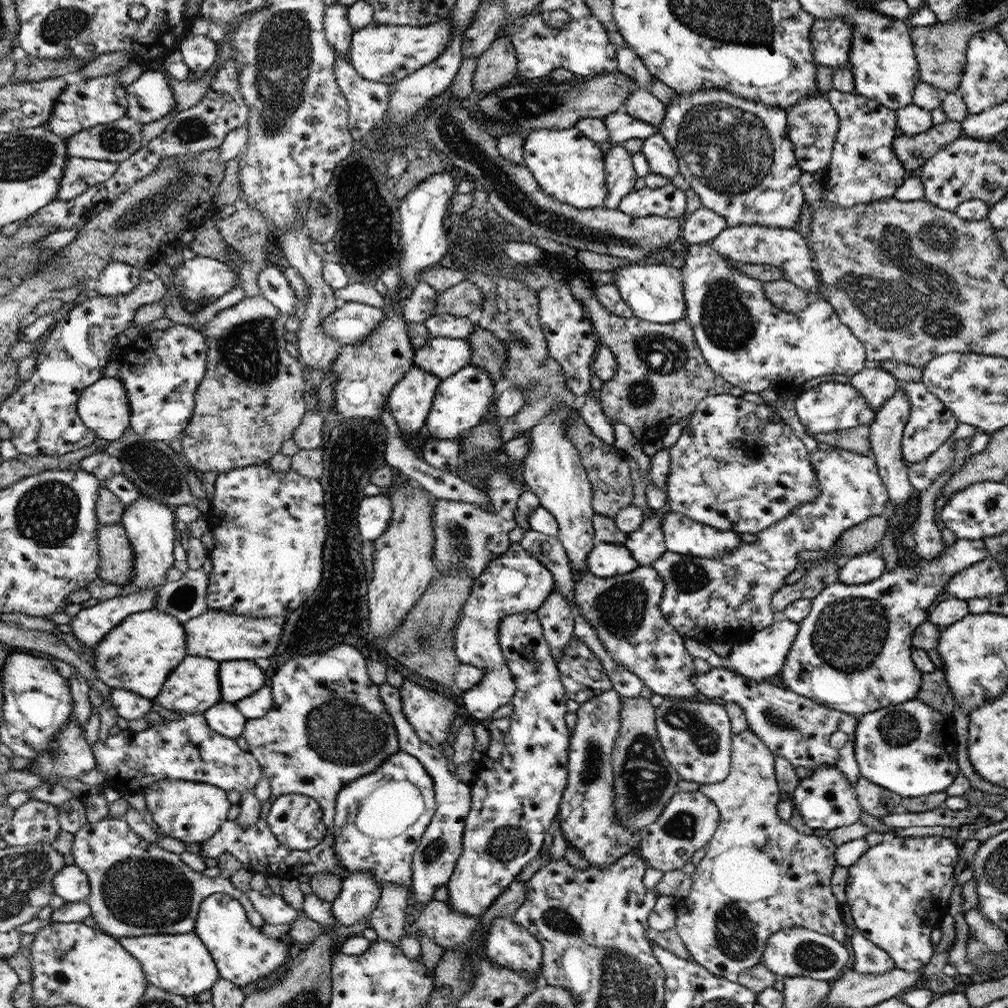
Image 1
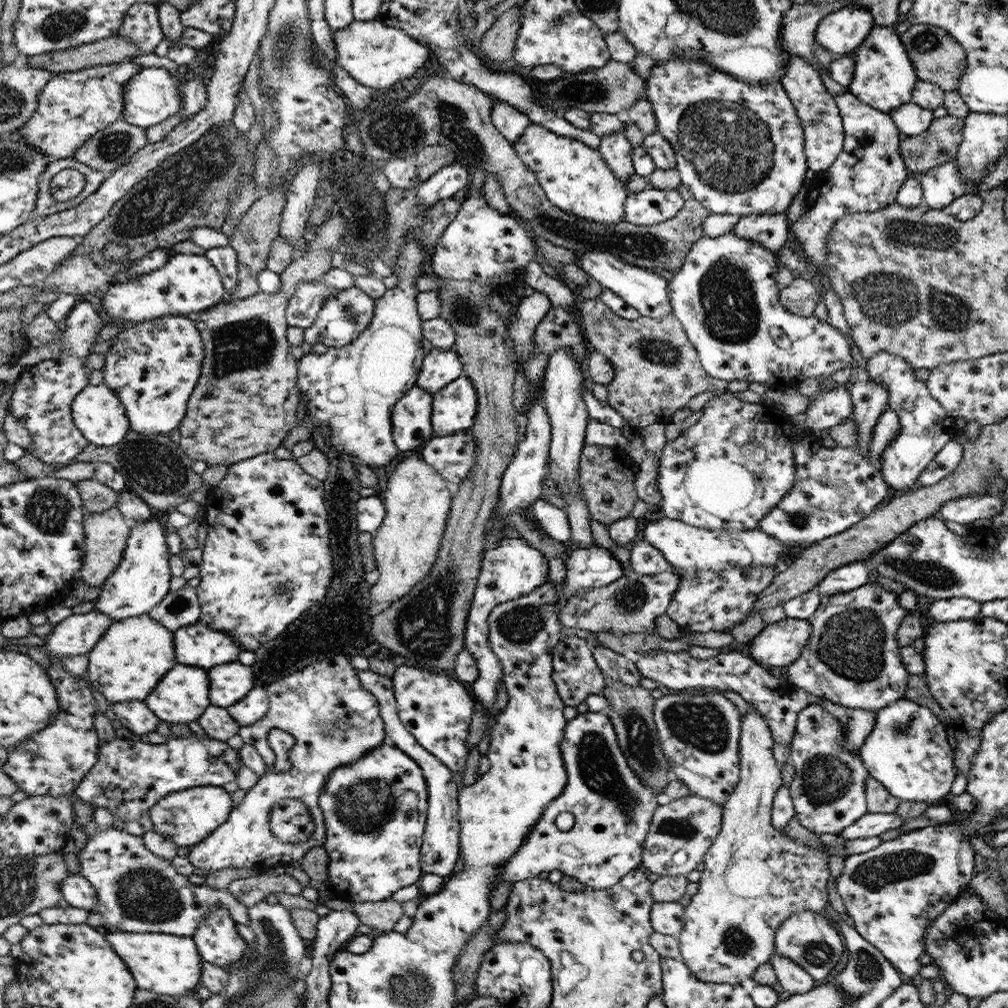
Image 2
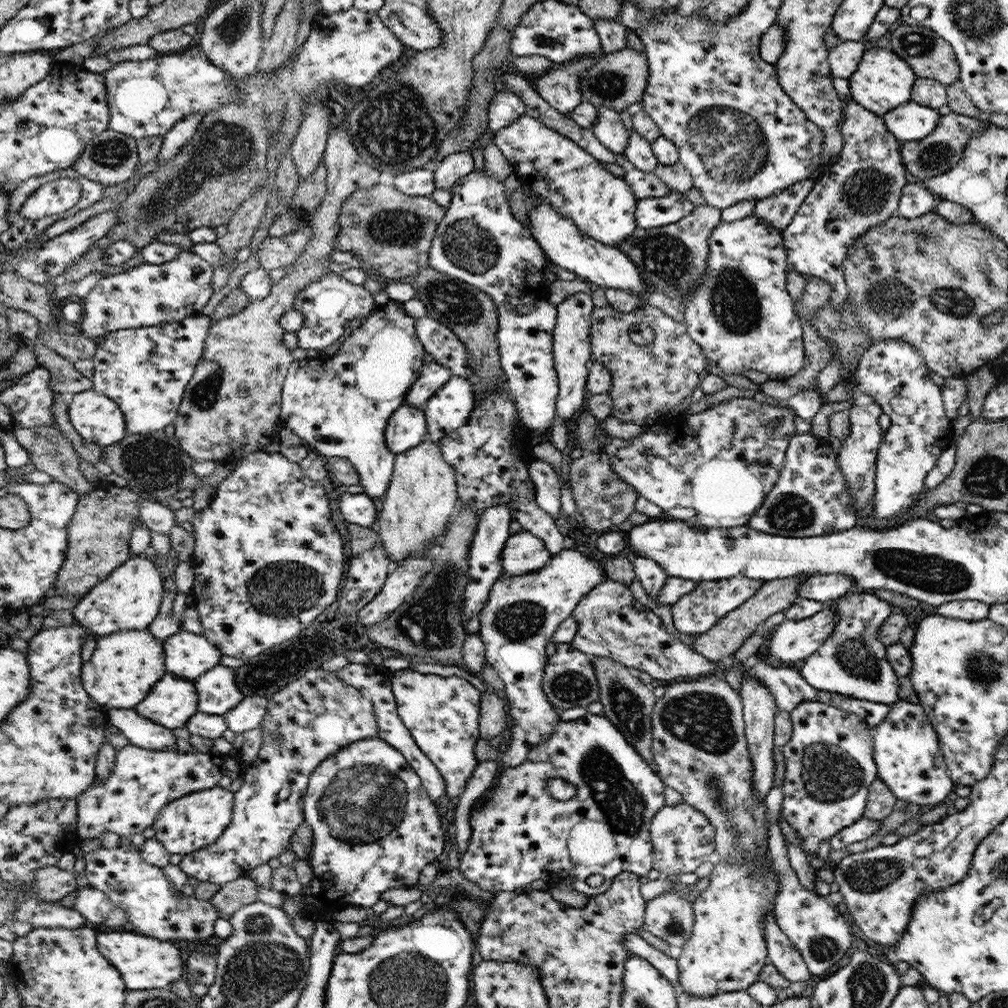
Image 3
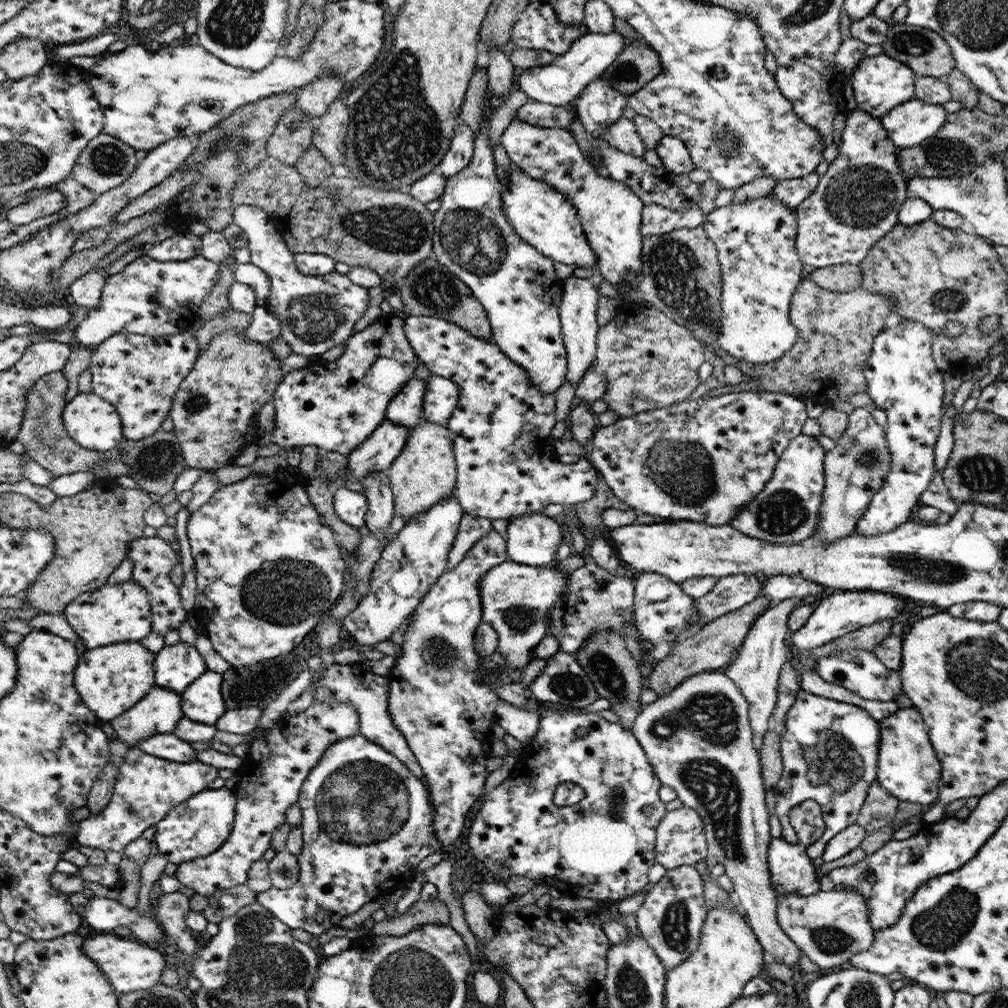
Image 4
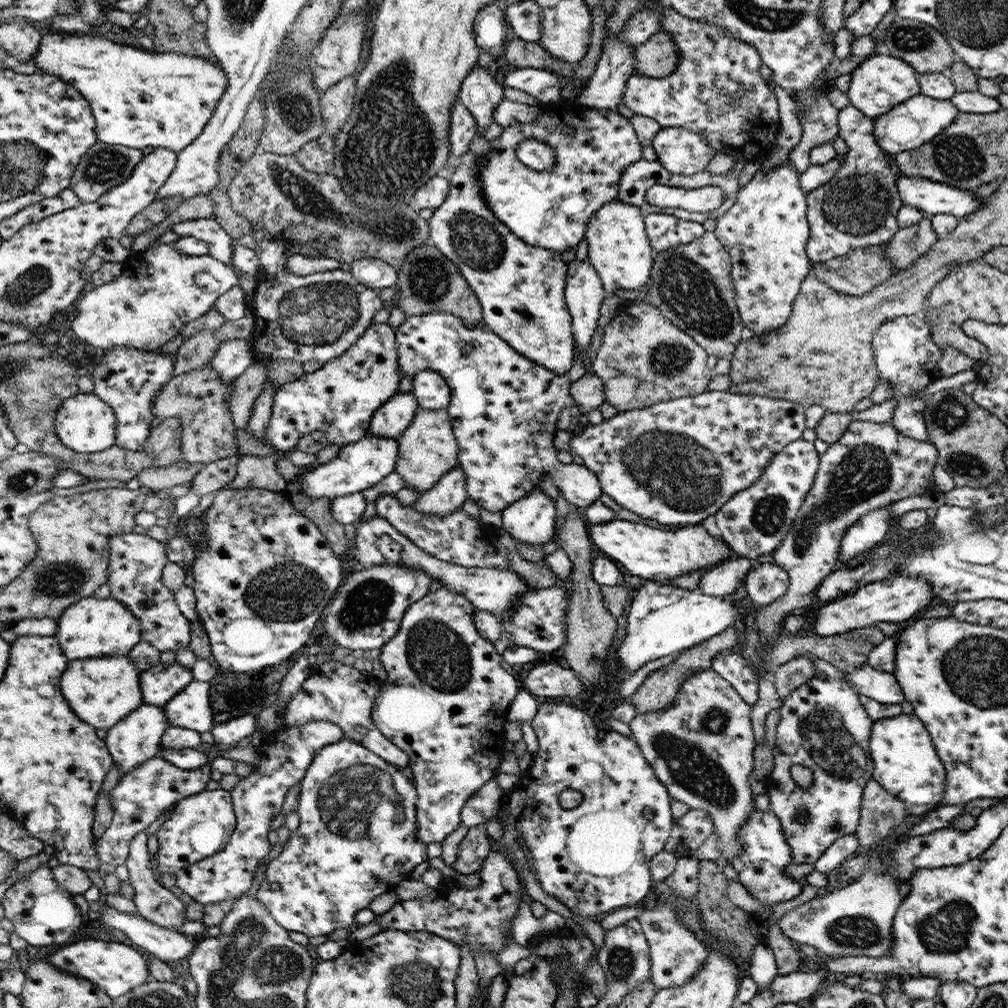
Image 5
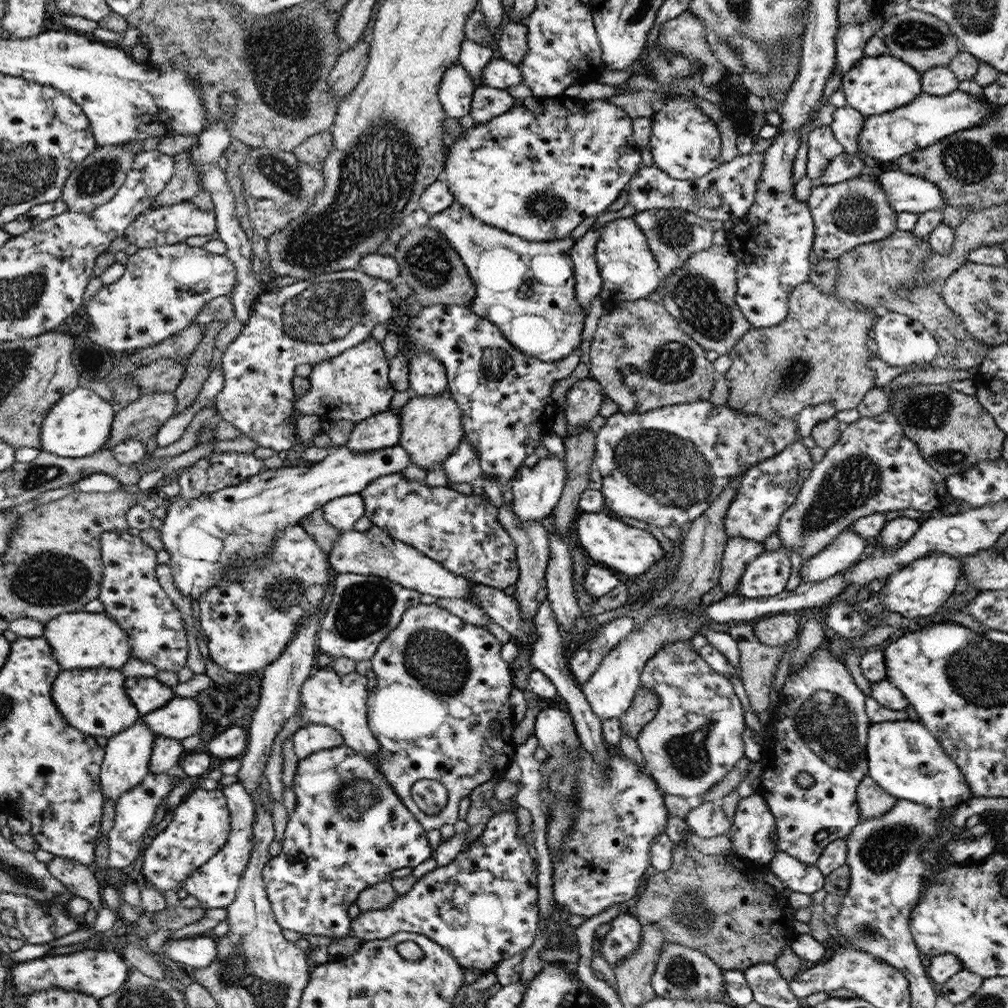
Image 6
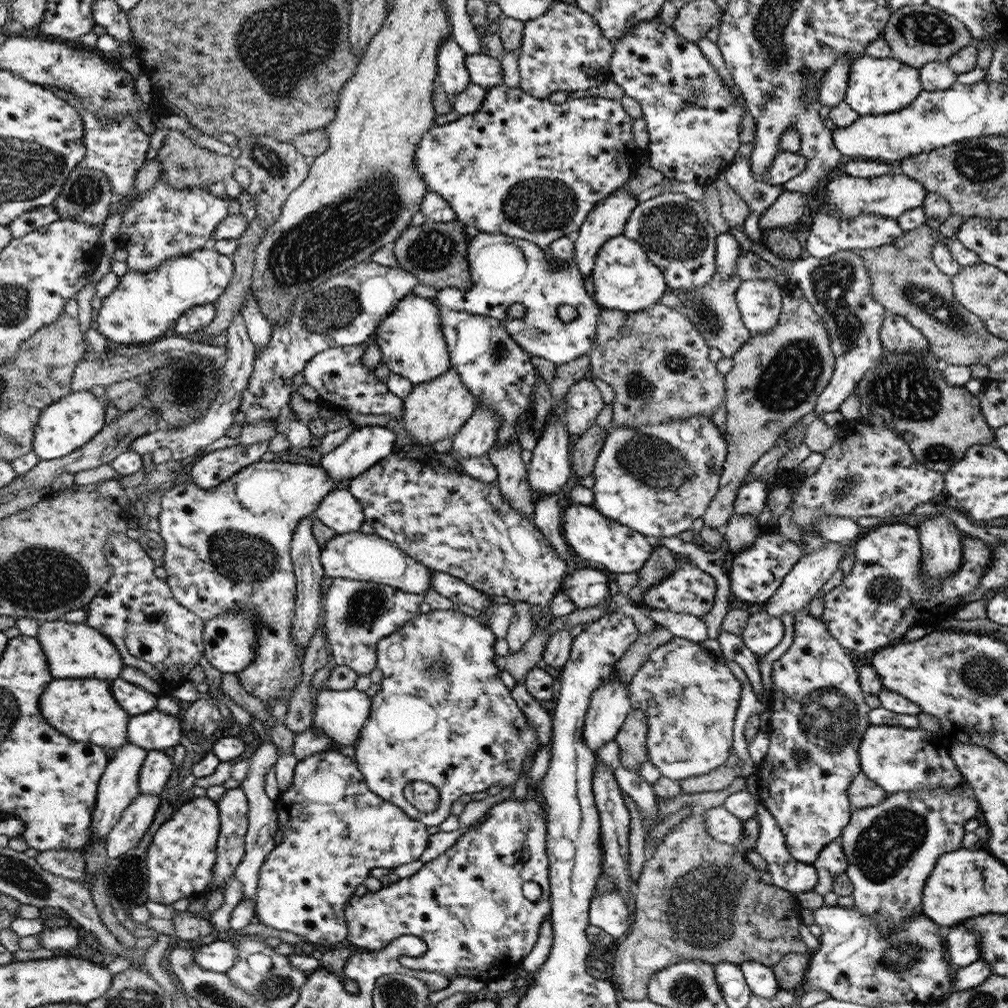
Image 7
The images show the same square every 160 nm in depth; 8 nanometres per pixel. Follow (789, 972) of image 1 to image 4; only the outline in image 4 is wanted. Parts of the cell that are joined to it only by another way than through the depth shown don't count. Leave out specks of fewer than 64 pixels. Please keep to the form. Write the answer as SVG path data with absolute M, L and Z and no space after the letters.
M850 890L820 891L804 897L784 893L777 902L777 922L796 947L820 970L846 964L852 956L870 949L875 939L875 932L867 921L863 896Z

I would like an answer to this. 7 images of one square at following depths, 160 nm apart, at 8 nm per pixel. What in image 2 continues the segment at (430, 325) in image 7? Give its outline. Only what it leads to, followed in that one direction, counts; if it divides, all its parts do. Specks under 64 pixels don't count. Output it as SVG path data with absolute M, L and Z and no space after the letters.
M461 375L444 389L434 393L432 398L434 413L431 423L436 438L456 438L475 424L475 418L479 414L478 392L467 376Z

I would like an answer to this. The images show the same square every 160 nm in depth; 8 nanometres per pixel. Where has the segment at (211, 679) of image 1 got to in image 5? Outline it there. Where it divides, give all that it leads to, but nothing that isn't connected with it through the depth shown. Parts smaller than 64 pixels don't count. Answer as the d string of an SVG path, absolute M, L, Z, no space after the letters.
M143 703L128 717L109 728L104 742L107 742L107 749L112 753L112 758L115 759L121 774L131 772L151 758L158 756L161 752L163 734L167 732L168 727L167 713L163 706Z

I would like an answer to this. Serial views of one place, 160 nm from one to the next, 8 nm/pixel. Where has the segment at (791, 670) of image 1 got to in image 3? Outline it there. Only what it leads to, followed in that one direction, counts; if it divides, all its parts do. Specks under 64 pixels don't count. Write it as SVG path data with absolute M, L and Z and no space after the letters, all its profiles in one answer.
M857 589L828 602L828 608L830 607L837 612L836 628L814 654L805 658L804 665L799 669L801 676L804 677L809 686L817 690L892 705L899 699L899 676L888 662L886 656L887 646L879 641L877 630L896 608L877 597L874 592Z

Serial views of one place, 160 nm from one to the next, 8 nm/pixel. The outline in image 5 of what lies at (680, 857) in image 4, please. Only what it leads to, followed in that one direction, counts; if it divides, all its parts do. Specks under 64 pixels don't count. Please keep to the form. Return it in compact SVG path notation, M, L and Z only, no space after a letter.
M690 809L676 819L672 834L668 837L665 851L675 854L677 858L690 857L693 852L715 832L714 821L705 810Z

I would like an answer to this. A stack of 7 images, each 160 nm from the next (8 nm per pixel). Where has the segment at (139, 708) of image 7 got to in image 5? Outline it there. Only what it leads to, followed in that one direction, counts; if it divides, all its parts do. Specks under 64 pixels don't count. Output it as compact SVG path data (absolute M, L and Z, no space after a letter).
M180 663L153 666L139 674L143 686L143 702L164 706L194 681L191 668Z

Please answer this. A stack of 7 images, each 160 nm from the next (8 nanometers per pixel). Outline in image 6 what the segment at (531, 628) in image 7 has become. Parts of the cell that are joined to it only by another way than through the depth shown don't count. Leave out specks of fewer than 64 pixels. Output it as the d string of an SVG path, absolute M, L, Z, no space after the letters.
M508 484L502 493L503 507L499 508L498 519L511 536L512 542L515 542L515 553L519 563L519 580L515 584L516 590L513 596L515 596L516 600L519 602L521 614L525 614L525 616L531 616L531 614L535 615L541 602L547 598L545 570L550 552L547 523L542 523L540 521L523 521L517 517L517 514L509 507L513 499L511 484Z

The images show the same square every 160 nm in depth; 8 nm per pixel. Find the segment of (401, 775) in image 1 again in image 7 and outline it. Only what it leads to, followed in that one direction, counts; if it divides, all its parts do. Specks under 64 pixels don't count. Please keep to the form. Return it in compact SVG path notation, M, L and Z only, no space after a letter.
M326 750L299 760L294 769L292 782L276 799L276 807L288 814L288 822L286 822L286 828L283 830L281 843L271 850L267 860L261 866L258 896L256 896L256 915L258 915L260 923L264 923L266 927L302 936L310 944L319 944L327 948L340 948L348 944L347 903L351 901L351 898L356 898L356 890L360 890L360 885L364 885L364 882L367 881L370 871L373 868L389 868L393 870L397 866L418 860L424 850L427 849L428 841L430 840L430 835L428 835L428 830L426 829L427 826L423 822L418 819L412 819L401 807L388 802L384 798L380 798L367 785L367 781L355 760L350 759L350 757L339 751Z

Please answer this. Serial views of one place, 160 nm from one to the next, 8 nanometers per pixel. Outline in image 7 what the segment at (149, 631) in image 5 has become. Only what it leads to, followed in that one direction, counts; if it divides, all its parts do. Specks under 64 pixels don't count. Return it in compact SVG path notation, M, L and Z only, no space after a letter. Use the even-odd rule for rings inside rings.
M112 532L106 546L106 557L113 568L113 576L98 596L92 598L86 606L87 617L84 623L111 639L111 643L122 654L125 666L133 666L145 672L158 684L163 693L173 692L186 682L190 670L201 661L205 622L174 598L167 581L158 580L154 576L156 566L138 540L131 540L126 534ZM150 624L154 624L154 630L164 630L166 638L168 656L164 662L158 664L132 656L124 640L126 634L130 634L130 630L146 630L150 628Z

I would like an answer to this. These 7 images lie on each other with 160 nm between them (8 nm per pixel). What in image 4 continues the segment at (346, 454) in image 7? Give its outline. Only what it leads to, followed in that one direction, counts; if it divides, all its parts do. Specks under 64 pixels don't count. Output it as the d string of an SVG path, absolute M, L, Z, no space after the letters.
M412 377L402 392L387 408L387 421L396 425L414 427L423 421L423 407L426 401L427 379Z

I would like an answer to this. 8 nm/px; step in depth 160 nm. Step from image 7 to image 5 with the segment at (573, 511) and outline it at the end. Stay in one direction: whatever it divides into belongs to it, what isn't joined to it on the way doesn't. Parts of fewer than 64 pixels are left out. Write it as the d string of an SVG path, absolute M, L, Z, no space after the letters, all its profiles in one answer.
M614 518L608 522L591 523L588 531L591 542L608 559L622 564L631 575L640 579L666 582L704 567L710 570L734 554L722 537L711 536L702 524L653 528Z

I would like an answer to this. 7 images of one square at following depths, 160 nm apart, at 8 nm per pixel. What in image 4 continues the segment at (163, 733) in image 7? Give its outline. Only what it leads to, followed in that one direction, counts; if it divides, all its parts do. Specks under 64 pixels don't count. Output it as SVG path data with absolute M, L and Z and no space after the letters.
M207 671L181 694L183 716L212 726L227 711L222 697L222 673Z

